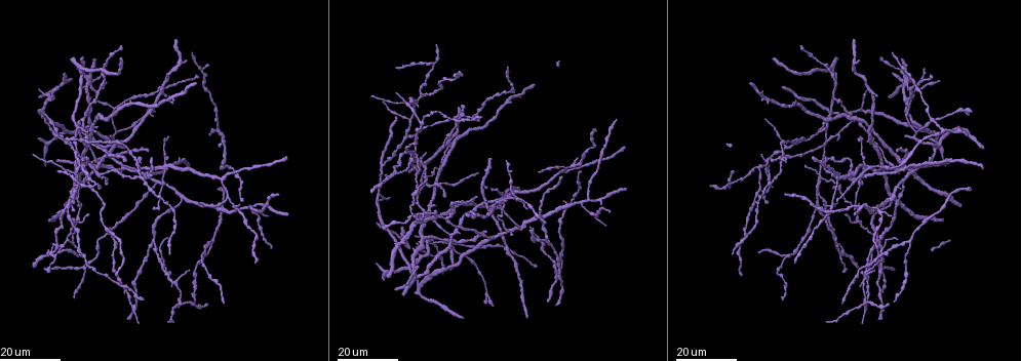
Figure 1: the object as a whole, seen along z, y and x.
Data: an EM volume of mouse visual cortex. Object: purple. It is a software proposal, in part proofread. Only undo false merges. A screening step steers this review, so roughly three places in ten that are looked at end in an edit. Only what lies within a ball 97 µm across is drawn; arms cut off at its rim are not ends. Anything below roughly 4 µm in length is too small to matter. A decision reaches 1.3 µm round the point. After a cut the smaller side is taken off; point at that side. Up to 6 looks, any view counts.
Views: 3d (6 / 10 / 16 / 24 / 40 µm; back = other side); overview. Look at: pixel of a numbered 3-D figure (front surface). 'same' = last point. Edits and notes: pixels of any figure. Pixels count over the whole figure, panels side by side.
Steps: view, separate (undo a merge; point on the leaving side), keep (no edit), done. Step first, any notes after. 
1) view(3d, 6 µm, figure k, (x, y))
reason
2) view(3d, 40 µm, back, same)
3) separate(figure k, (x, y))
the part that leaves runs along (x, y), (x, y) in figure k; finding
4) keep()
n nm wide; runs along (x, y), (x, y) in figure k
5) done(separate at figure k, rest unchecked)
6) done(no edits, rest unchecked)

view(3d, 16 µm, figure 1, (176, 282))
arms part here

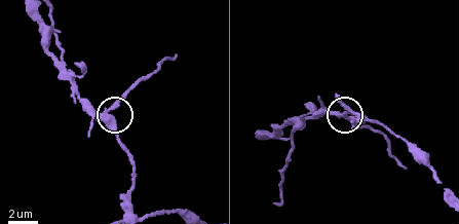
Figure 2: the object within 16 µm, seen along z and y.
view(3d, 6 µm, same)

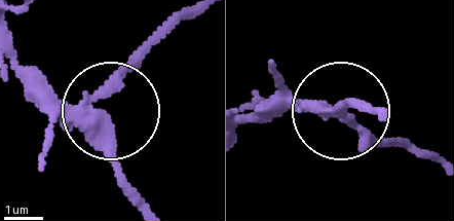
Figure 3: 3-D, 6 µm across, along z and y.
separate(figure 3, (114, 76))
3 arms; the part that leaves runs along (71, 113), (98, 103), (186, 19) in figure 3; a second neuron is stuck on

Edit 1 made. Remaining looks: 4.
view(overview)
redraw

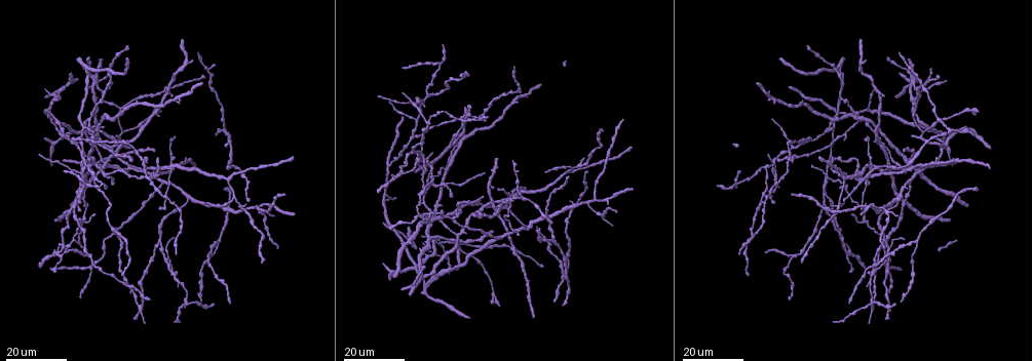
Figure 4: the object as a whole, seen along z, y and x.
view(3d, 16 µm, figure 4, (171, 271))

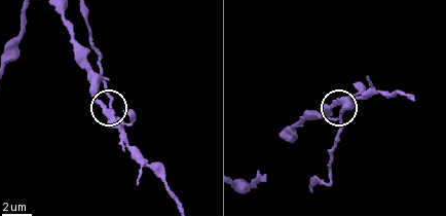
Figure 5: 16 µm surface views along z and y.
view(3d, 6 µm, figure 5, (342, 111))

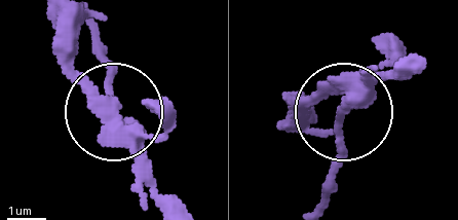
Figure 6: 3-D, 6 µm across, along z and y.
keep()
side arm 20 µm; one neuron here

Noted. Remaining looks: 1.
done(separate at figure 3, rest unchecked)

